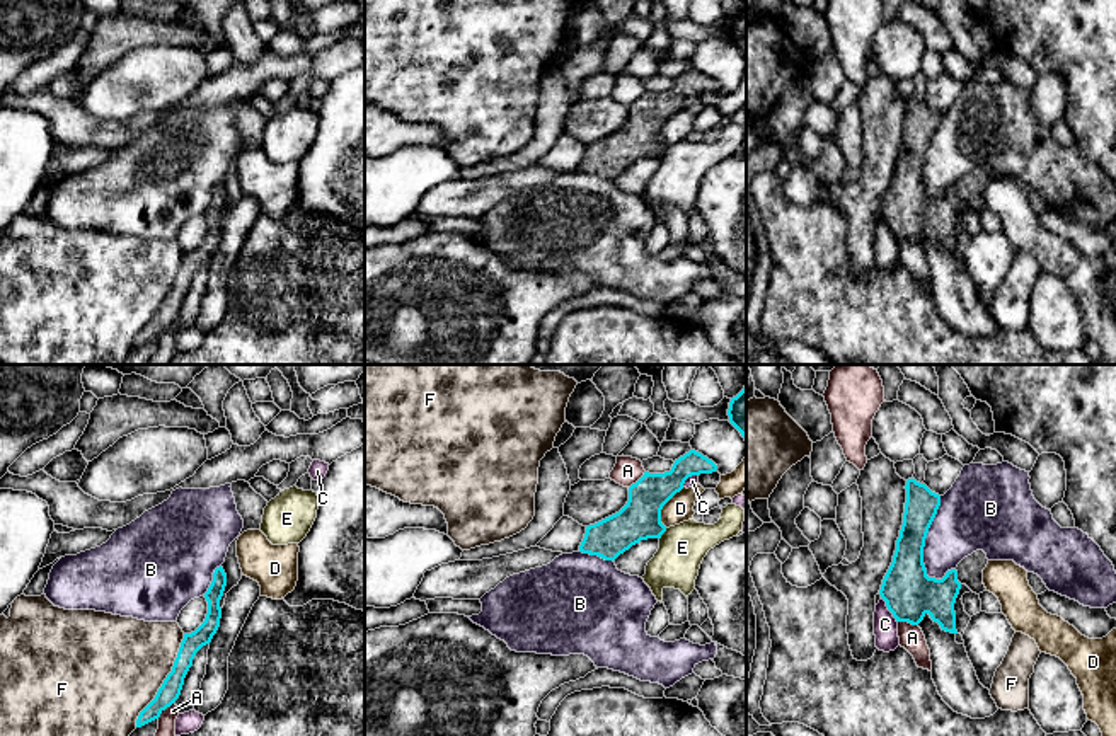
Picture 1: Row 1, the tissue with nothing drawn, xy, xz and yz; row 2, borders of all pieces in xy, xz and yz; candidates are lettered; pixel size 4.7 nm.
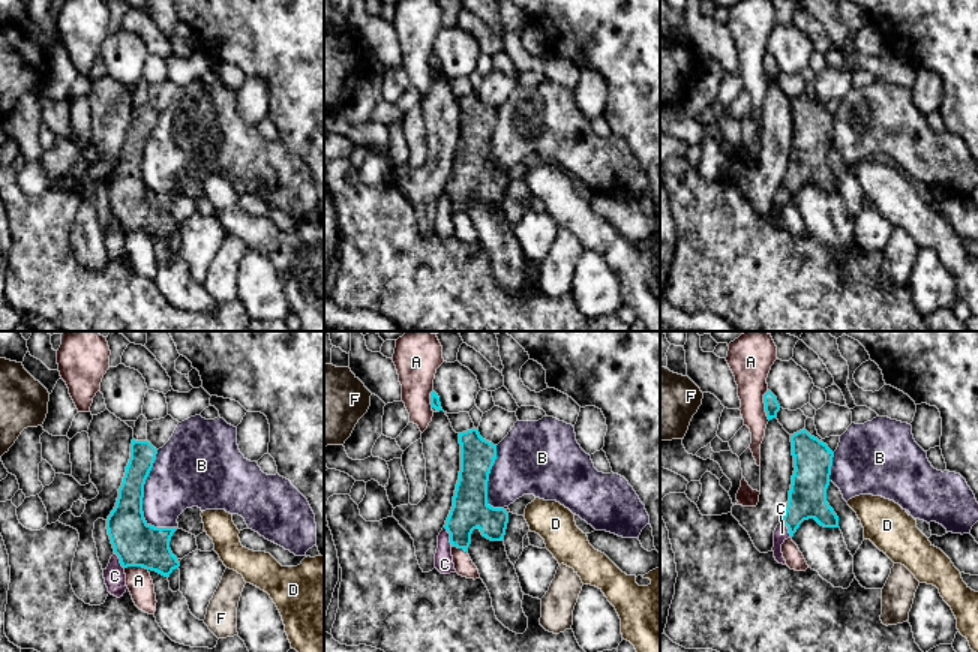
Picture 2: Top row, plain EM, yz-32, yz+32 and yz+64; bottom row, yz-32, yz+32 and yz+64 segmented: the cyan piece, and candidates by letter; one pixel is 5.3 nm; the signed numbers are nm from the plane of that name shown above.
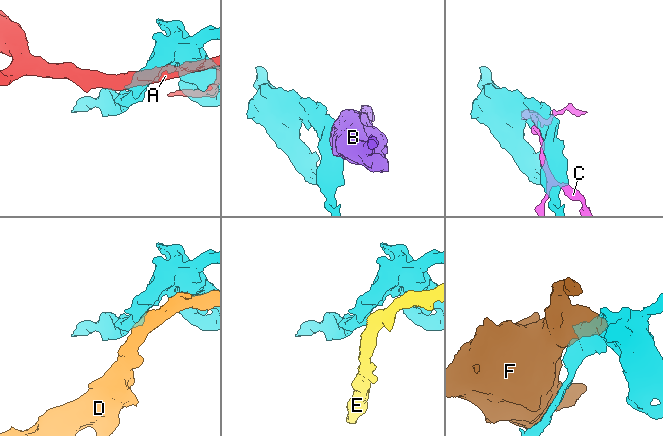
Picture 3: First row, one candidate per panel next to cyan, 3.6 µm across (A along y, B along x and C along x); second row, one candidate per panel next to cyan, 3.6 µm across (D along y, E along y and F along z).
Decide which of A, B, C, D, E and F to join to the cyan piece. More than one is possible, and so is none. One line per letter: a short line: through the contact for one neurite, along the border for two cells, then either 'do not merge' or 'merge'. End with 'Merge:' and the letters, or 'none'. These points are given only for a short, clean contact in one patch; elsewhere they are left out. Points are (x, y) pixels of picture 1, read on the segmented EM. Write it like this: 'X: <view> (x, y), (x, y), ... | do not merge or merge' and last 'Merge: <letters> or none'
A: do not merge
B: yz (941, 496), (941, 505), (924, 547), (926, 573), (936, 580) | do not merge
C: do not merge
D: do not merge
E: xz (667, 528), (660, 539) | do not merge
F: do not merge
Merge: none

